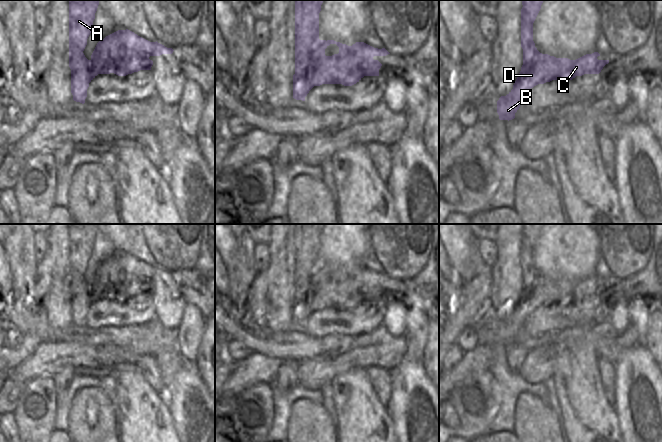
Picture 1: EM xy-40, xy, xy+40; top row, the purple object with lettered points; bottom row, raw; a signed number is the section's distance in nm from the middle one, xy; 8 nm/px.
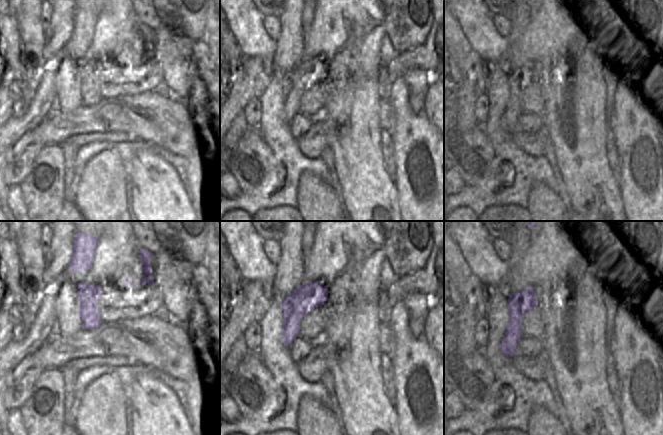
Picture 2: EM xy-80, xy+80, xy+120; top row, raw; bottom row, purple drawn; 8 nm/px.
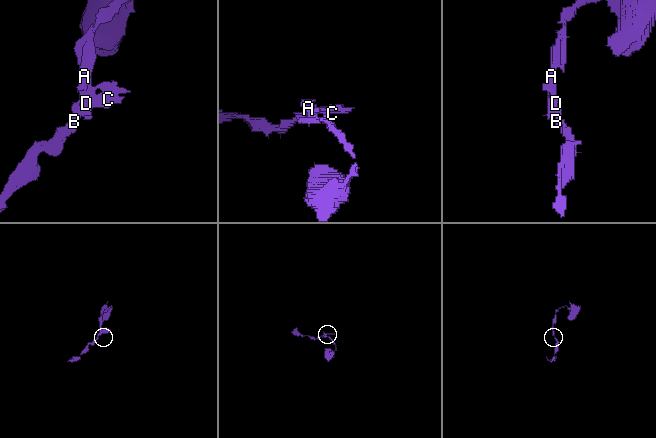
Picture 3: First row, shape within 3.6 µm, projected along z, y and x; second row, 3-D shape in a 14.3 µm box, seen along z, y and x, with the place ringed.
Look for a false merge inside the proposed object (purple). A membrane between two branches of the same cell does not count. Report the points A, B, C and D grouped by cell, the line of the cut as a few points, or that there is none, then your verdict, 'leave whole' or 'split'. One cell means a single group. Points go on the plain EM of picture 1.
A / B C D | xy (325, 264), (317, 267), (313, 285), (298, 299) | split

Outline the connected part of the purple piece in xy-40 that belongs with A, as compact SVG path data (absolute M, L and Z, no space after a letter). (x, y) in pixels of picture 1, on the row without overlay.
M69 224L69 291L71 296L90 290L83 275L93 251L99 224Z

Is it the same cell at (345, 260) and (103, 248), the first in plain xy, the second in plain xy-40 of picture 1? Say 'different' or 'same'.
different

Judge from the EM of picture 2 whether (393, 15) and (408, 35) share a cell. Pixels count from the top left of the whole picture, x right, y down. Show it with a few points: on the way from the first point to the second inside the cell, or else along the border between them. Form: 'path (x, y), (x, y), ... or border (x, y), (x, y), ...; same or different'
path (398, 20), (406, 30); same

